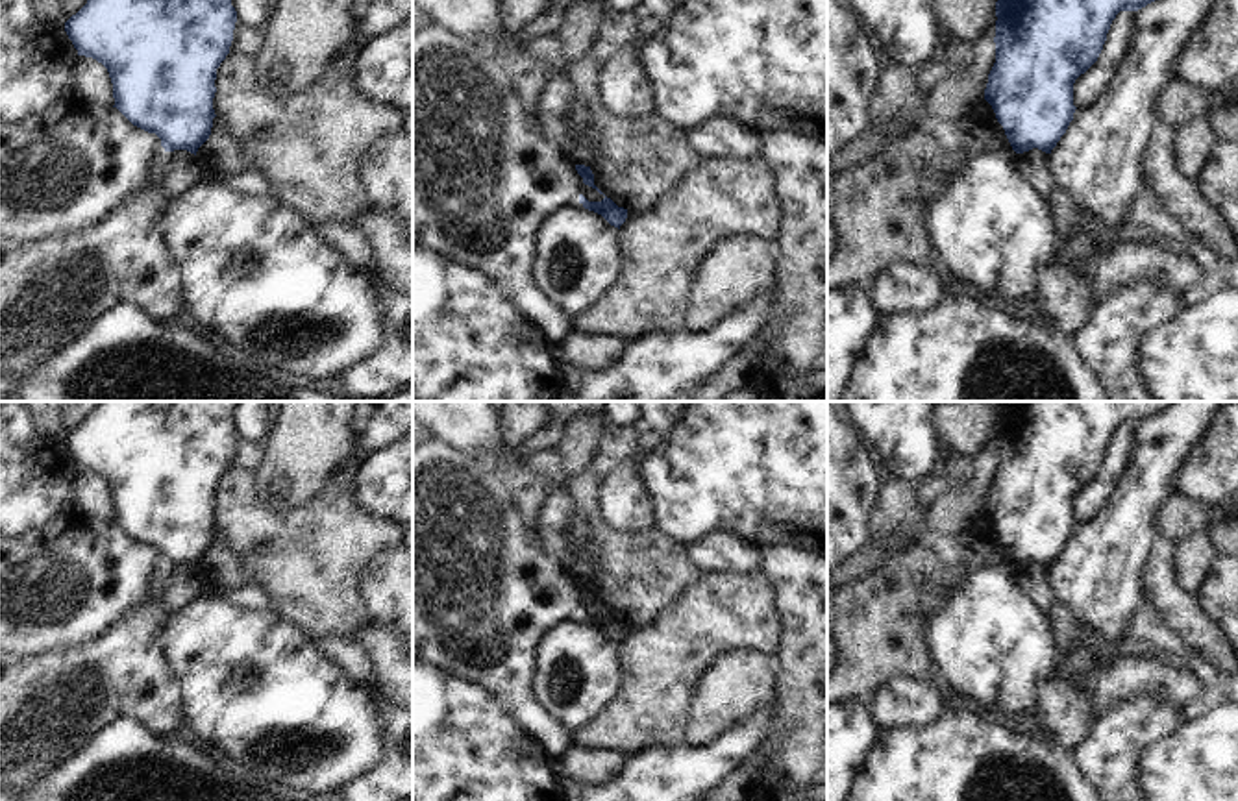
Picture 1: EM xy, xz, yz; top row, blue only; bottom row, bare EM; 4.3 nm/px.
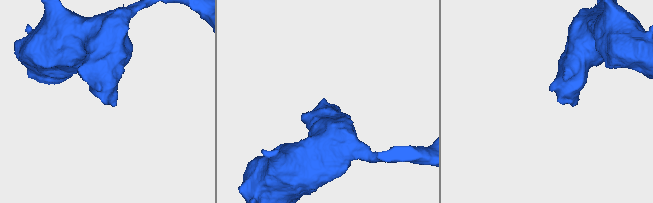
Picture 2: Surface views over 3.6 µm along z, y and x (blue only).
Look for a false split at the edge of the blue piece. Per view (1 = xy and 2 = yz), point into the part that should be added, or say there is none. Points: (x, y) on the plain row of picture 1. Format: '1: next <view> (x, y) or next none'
1: next none
2: next none

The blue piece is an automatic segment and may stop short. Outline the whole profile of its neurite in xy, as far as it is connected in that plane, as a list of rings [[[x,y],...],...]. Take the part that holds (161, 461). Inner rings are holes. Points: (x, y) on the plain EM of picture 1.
[[[98,401],[87,418],[65,437],[78,470],[102,477],[113,498],[115,520],[133,540],[155,548],[165,566],[196,570],[209,553],[217,507],[217,483],[229,468],[237,425],[231,413],[239,401]]]

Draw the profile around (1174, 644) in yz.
[[[1140,607],[1125,625],[1125,636],[1144,642],[1151,651],[1170,653],[1184,659],[1203,657],[1203,653],[1186,644],[1181,635],[1171,633],[1151,609]]]

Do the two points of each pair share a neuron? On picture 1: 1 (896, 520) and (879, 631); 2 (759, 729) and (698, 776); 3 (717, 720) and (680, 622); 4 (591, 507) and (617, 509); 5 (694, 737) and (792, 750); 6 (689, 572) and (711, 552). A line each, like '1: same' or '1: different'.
1: same
2: same
3: different
4: different
5: different
6: different

